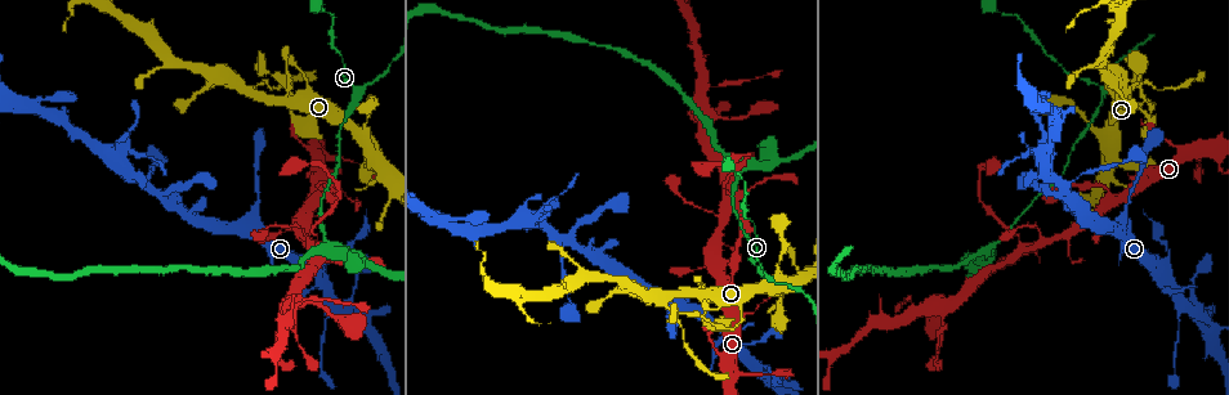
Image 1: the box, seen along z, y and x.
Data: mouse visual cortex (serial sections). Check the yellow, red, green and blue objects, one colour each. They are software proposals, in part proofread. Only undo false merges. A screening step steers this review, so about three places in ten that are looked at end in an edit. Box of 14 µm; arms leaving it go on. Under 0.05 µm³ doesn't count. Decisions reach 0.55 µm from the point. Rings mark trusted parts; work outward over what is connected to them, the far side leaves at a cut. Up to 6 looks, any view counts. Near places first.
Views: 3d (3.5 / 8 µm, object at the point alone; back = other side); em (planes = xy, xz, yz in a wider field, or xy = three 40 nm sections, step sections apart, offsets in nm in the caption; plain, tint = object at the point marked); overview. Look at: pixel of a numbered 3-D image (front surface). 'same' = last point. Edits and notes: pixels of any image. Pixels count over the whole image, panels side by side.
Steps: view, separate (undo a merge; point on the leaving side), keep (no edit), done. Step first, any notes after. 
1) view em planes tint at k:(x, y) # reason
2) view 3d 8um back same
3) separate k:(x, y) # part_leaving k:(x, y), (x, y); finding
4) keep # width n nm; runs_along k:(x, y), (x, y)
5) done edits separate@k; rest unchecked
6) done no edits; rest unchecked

view 3d 3.5um at 1:(264, 82) # thick turns thin

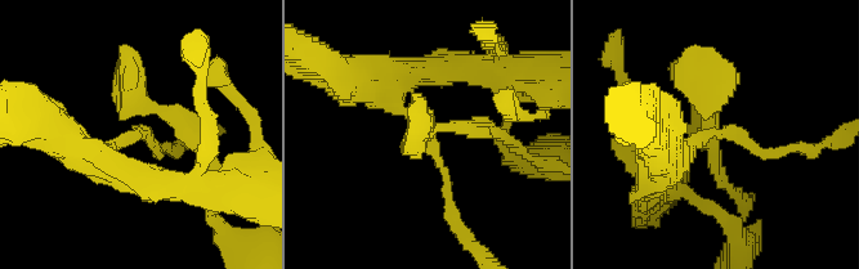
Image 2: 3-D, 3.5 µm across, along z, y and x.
view em xy step 1 tint at 2:(135, 131) # arm_widths 150, 350 nm; shape alone is not enough

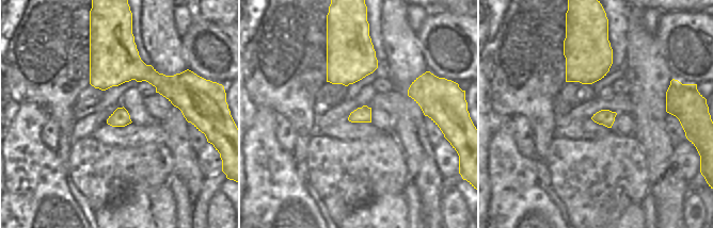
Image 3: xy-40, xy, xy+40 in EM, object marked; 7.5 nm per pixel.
keep # width 120 nm; runs_along 2:(658, 171), (715, 131), (784, 151); one cell here

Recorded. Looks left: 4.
view 3d 3.5um at 1:(714, 329) # thick turns thin

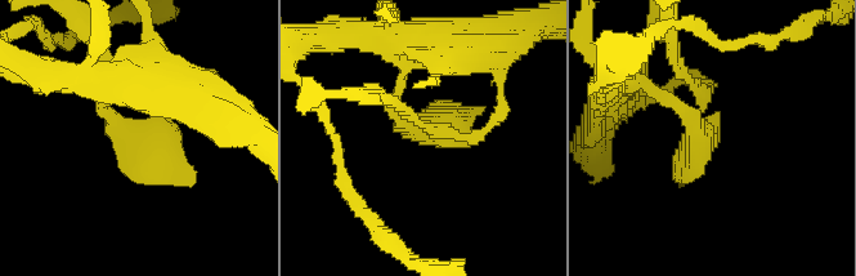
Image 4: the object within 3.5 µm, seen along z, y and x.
view em xy step 1 tint at 4:(698, 136) # now the EM

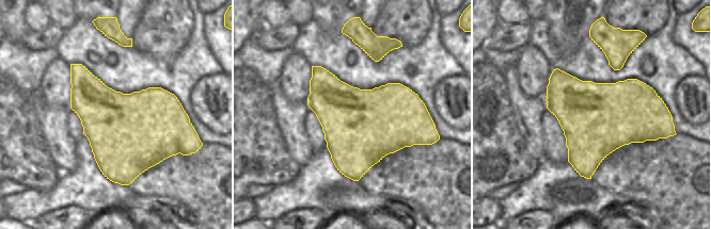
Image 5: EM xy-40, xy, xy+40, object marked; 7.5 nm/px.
keep # runs_along 4:(404, 78), (393, 111), (435, 130), (404, 111); continuous, no second cell

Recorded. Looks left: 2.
view 3d 3.5um at 1:(295, 331) # three-way junction

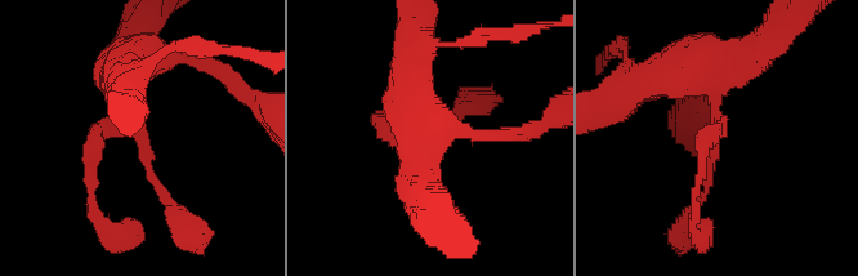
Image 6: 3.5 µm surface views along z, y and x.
view em xy step 3 tint at 6:(718, 132) # shape alone is not enough

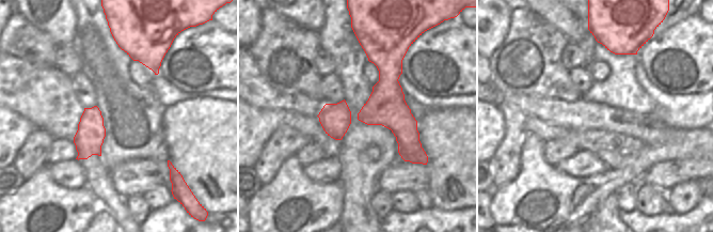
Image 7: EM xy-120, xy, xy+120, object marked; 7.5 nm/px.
keep # one cell here

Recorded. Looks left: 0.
done no edits; rest unchecked

